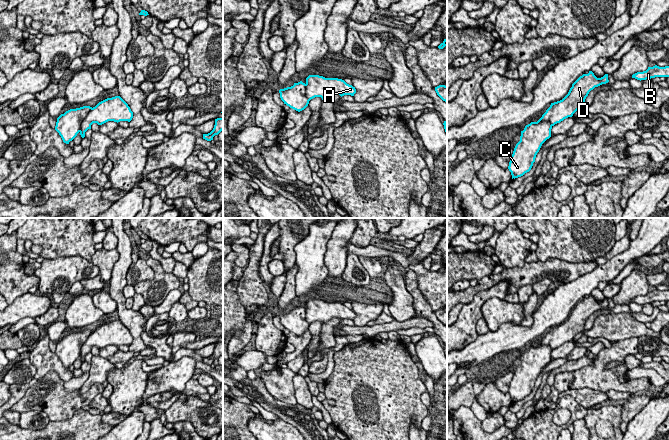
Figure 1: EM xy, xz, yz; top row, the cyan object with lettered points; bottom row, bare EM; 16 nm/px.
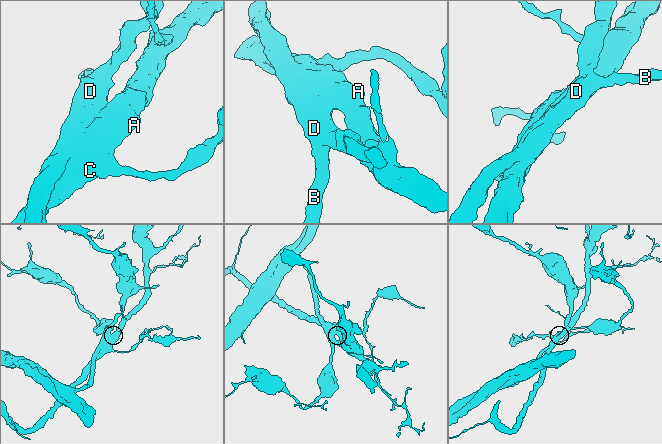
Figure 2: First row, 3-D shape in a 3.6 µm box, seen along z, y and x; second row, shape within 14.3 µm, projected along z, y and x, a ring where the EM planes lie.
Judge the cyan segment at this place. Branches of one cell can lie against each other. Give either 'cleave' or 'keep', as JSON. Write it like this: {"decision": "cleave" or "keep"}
{"decision": "keep"}

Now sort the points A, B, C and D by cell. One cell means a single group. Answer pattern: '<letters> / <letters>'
A B C D

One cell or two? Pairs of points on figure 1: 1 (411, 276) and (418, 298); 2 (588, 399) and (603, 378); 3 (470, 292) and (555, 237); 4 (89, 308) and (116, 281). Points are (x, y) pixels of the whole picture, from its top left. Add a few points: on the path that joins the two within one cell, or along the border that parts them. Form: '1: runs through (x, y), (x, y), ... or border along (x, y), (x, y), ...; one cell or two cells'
1: runs through (411, 281), (412, 288), (416, 293); one cell
2: border along (570, 390), (591, 387), (605, 393); two cells
3: border along (562, 259), (547, 258), (543, 261), (538, 260); two cells
4: border along (108, 291), (116, 304), (116, 310); two cells

